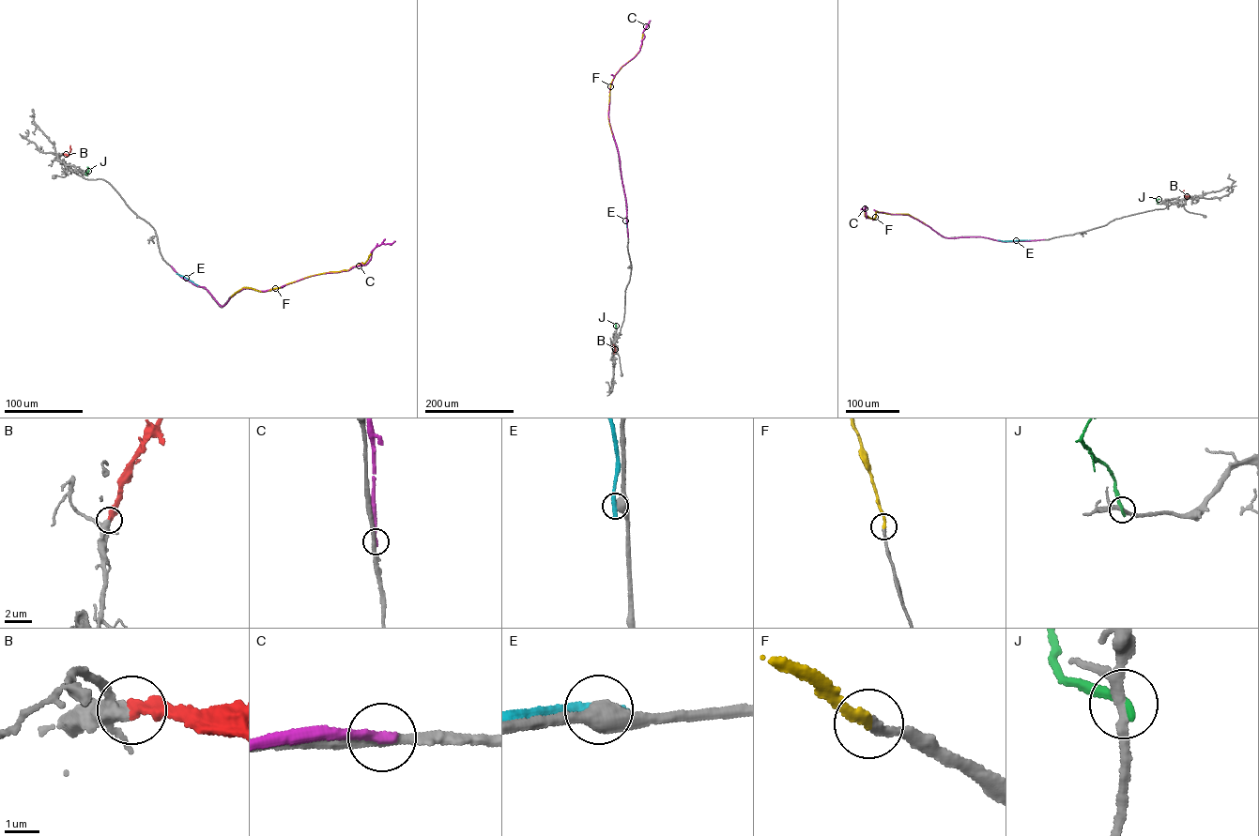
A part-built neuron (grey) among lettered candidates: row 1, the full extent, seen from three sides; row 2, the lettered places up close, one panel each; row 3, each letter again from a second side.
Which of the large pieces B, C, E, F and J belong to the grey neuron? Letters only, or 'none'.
B, F

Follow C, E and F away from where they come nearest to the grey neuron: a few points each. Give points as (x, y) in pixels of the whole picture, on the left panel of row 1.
C: (171, 266), (183, 278), (205, 287), (222, 306), (244, 288), (265, 291), (364, 265), (376, 247), (394, 241)
E: (176, 273), (198, 286)
F: (231, 296), (243, 287), (266, 291), (314, 275), (348, 269), (365, 263), (371, 253)

